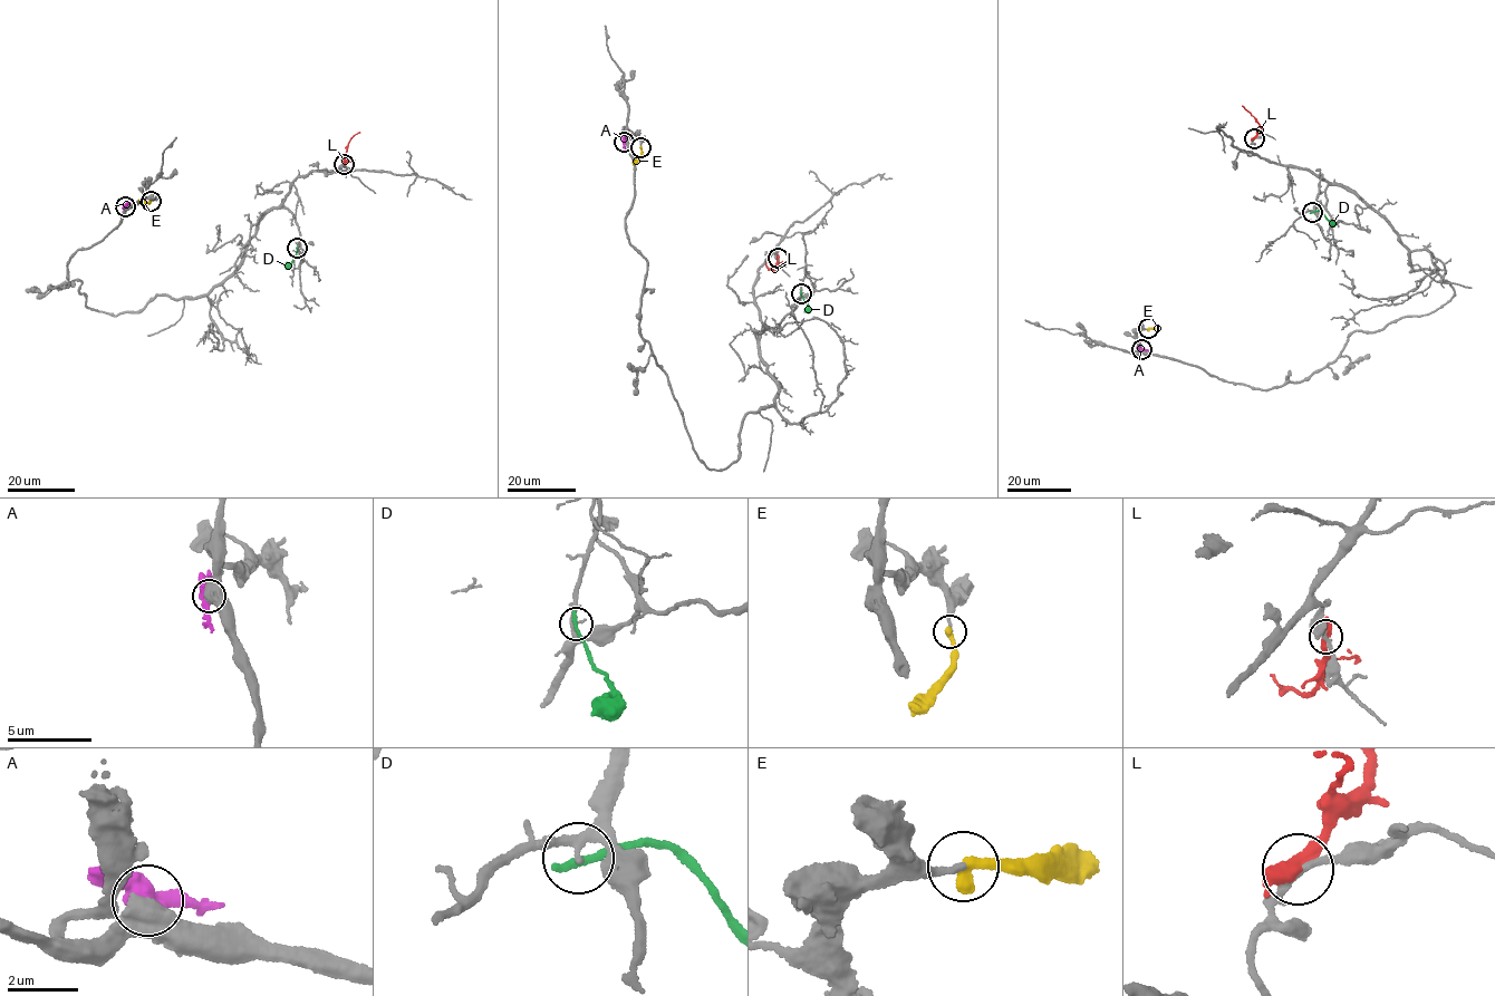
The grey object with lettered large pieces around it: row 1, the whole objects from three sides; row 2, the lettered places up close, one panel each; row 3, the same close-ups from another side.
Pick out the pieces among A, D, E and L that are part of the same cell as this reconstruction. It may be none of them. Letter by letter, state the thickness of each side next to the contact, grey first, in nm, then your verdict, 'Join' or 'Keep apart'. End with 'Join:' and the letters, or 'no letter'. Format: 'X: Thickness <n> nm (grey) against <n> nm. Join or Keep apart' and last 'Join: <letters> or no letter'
A: Thickness 550 nm (grey) against 440 nm. Keep apart
D: Thickness 220 nm (grey) against 280 nm. Keep apart
E: Thickness 170 nm (grey) against 400 nm. Join
L: Thickness 220 nm (grey) against 400 nm. Keep apart
Join: E

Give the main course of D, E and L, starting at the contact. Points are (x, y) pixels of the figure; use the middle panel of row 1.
D: (801, 293), (809, 312)
E: (640, 147), (642, 154), (633, 164)
L: (778, 258), (772, 271), (765, 266), (768, 258)

